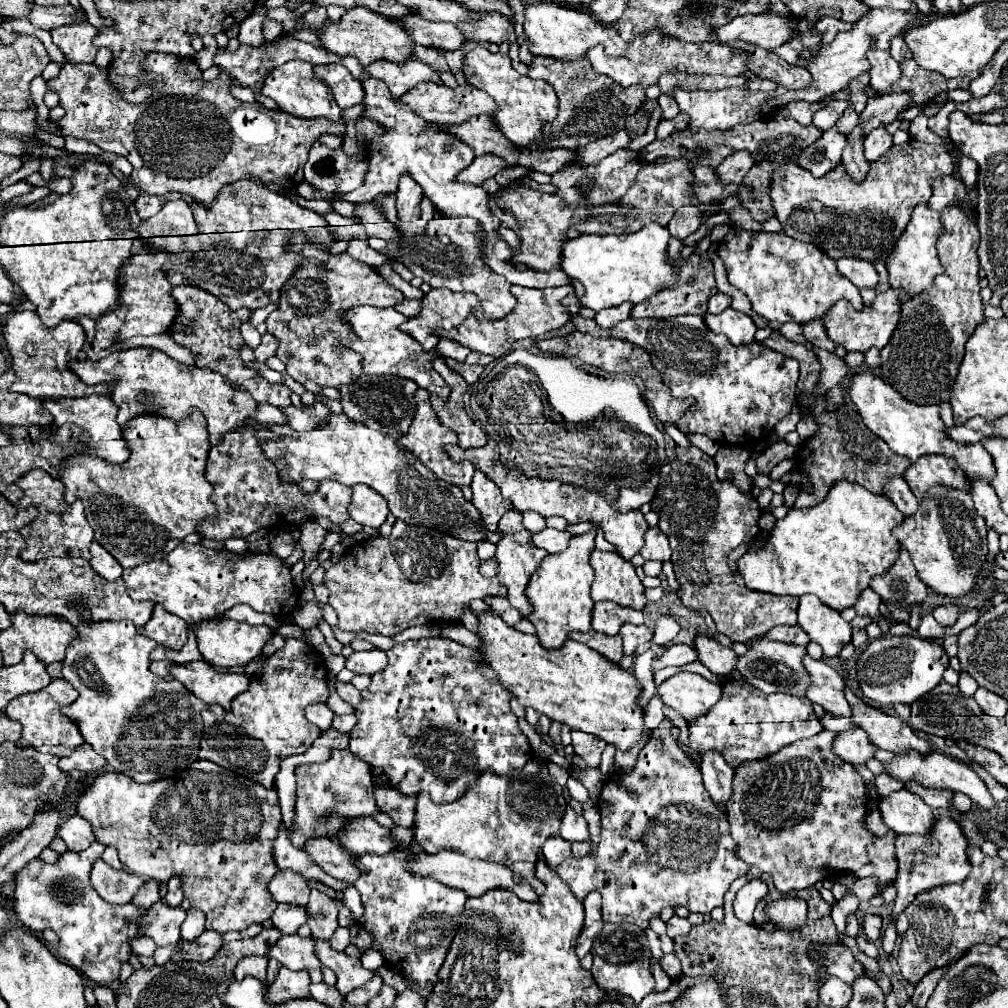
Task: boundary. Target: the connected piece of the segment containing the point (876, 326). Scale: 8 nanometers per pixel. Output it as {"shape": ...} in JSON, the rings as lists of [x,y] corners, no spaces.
{"shape":[[[884,291],[884,293],[878,293],[874,303],[868,307],[864,305],[862,311],[854,311],[852,307],[848,307],[848,303],[844,301],[838,301],[834,303],[826,315],[822,317],[822,323],[824,323],[824,329],[828,333],[828,337],[836,343],[836,345],[842,345],[846,351],[860,351],[860,353],[866,353],[870,347],[878,347],[882,349],[892,331],[896,329],[896,323],[900,319],[900,303],[898,303],[898,291]]]}

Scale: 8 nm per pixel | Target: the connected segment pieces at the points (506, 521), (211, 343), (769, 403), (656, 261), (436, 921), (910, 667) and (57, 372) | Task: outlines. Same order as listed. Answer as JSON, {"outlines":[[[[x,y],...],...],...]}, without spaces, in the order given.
{"outlines":[[[[512,509],[508,511],[508,515],[500,521],[500,533],[504,533],[504,539],[498,543],[498,549],[496,549],[496,559],[500,563],[500,573],[498,573],[498,579],[500,583],[508,589],[508,601],[524,615],[528,617],[532,613],[530,609],[530,603],[528,603],[528,597],[526,597],[526,587],[528,587],[528,581],[532,577],[532,571],[534,567],[540,565],[540,561],[548,555],[546,551],[540,551],[538,547],[532,547],[532,533],[522,525],[522,515]]],[[[178,285],[172,289],[172,297],[178,305],[178,319],[174,319],[168,335],[184,349],[190,349],[196,355],[196,367],[210,367],[212,371],[220,373],[224,379],[232,383],[232,387],[248,391],[256,403],[270,403],[276,407],[286,407],[290,401],[290,389],[282,383],[266,381],[258,371],[248,369],[240,359],[240,349],[244,347],[244,339],[240,335],[240,325],[248,321],[250,311],[228,309],[220,299],[214,295],[192,287],[192,285]]],[[[570,315],[570,321],[580,333],[590,333],[594,337],[618,337],[644,347],[652,357],[654,369],[662,375],[672,395],[680,399],[686,397],[696,399],[698,411],[684,413],[682,419],[676,423],[676,427],[682,433],[702,433],[716,443],[758,443],[772,433],[776,423],[782,417],[786,417],[794,405],[796,383],[798,383],[796,359],[778,355],[776,351],[758,343],[732,345],[728,339],[724,339],[724,335],[712,335],[712,331],[708,331],[708,327],[704,327],[702,319],[696,315],[682,315],[668,319],[626,319],[610,329],[602,329],[594,323],[594,319],[584,319],[580,315]]],[[[650,223],[636,233],[624,233],[624,235],[580,235],[562,245],[560,267],[570,279],[576,279],[582,283],[584,295],[580,297],[580,303],[584,307],[600,311],[606,307],[616,307],[624,301],[640,303],[648,295],[652,295],[664,287],[676,285],[676,269],[672,269],[668,263],[668,237],[670,237],[668,229],[660,227],[658,223]]],[[[420,847],[390,851],[388,855],[360,855],[354,859],[354,865],[360,871],[354,887],[364,905],[364,915],[358,919],[358,925],[374,937],[372,949],[382,953],[386,965],[410,981],[412,991],[418,991],[428,999],[468,897],[462,891],[452,891],[450,887],[436,883],[434,879],[416,879],[408,875],[404,863],[412,851],[420,851]]],[[[912,635],[906,637],[880,637],[866,645],[856,661],[856,679],[862,693],[878,701],[884,707],[896,703],[914,703],[920,695],[928,693],[942,681],[942,673],[948,667],[948,657],[938,643],[928,643]]],[[[12,311],[2,323],[2,335],[6,347],[12,355],[12,369],[16,381],[10,385],[10,391],[24,393],[38,399],[62,399],[62,397],[88,397],[92,393],[106,395],[108,385],[86,385],[82,383],[66,363],[76,361],[78,351],[86,341],[86,333],[76,321],[62,321],[56,327],[48,329],[34,311]]]]}

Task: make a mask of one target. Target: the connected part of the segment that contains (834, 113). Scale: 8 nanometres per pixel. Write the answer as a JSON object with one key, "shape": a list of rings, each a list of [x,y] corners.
{"shape":[[[828,101],[820,111],[814,113],[814,121],[812,123],[818,129],[824,129],[824,131],[832,129],[834,123],[838,121],[838,117],[842,115],[844,107],[846,107],[846,101]]]}

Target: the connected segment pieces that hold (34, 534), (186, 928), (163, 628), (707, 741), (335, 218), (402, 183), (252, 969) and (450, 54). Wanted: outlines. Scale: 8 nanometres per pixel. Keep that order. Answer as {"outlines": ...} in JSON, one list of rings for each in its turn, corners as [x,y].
{"outlines":[[[[32,469],[24,473],[16,485],[24,491],[24,497],[30,497],[30,503],[38,509],[38,517],[20,529],[20,535],[26,539],[26,549],[20,551],[20,559],[24,561],[40,561],[44,557],[84,557],[88,559],[88,547],[94,539],[92,529],[88,525],[84,506],[81,501],[68,505],[64,501],[64,485],[58,479],[52,479],[42,469]]],[[[190,909],[188,915],[186,915],[186,921],[182,923],[182,939],[184,941],[192,941],[192,939],[200,937],[206,931],[204,923],[206,923],[204,913],[196,911],[196,909]]],[[[156,605],[150,621],[142,627],[142,633],[154,639],[158,645],[166,645],[168,649],[180,649],[186,643],[188,625],[184,619],[168,613],[164,607]]],[[[726,681],[722,685],[722,699],[702,717],[688,721],[688,743],[694,751],[718,751],[730,767],[738,767],[744,761],[764,759],[778,749],[814,737],[822,731],[822,723],[816,717],[808,699],[788,693],[762,693],[746,681]]],[[[332,211],[332,213],[326,213],[326,215],[322,215],[322,217],[326,219],[326,223],[328,223],[328,225],[332,226],[344,226],[360,223],[353,217],[344,217],[339,215],[338,213],[334,213],[334,211]]],[[[402,173],[396,189],[396,209],[400,221],[414,221],[420,217],[420,201],[424,193],[420,191],[420,185],[408,175]]],[[[248,955],[236,965],[234,975],[236,975],[236,979],[244,979],[244,975],[256,975],[256,979],[264,979],[266,965],[268,965],[268,957]]],[[[456,49],[456,51],[446,51],[446,63],[450,67],[452,73],[456,73],[462,67],[462,59],[464,59],[464,51]]]]}

